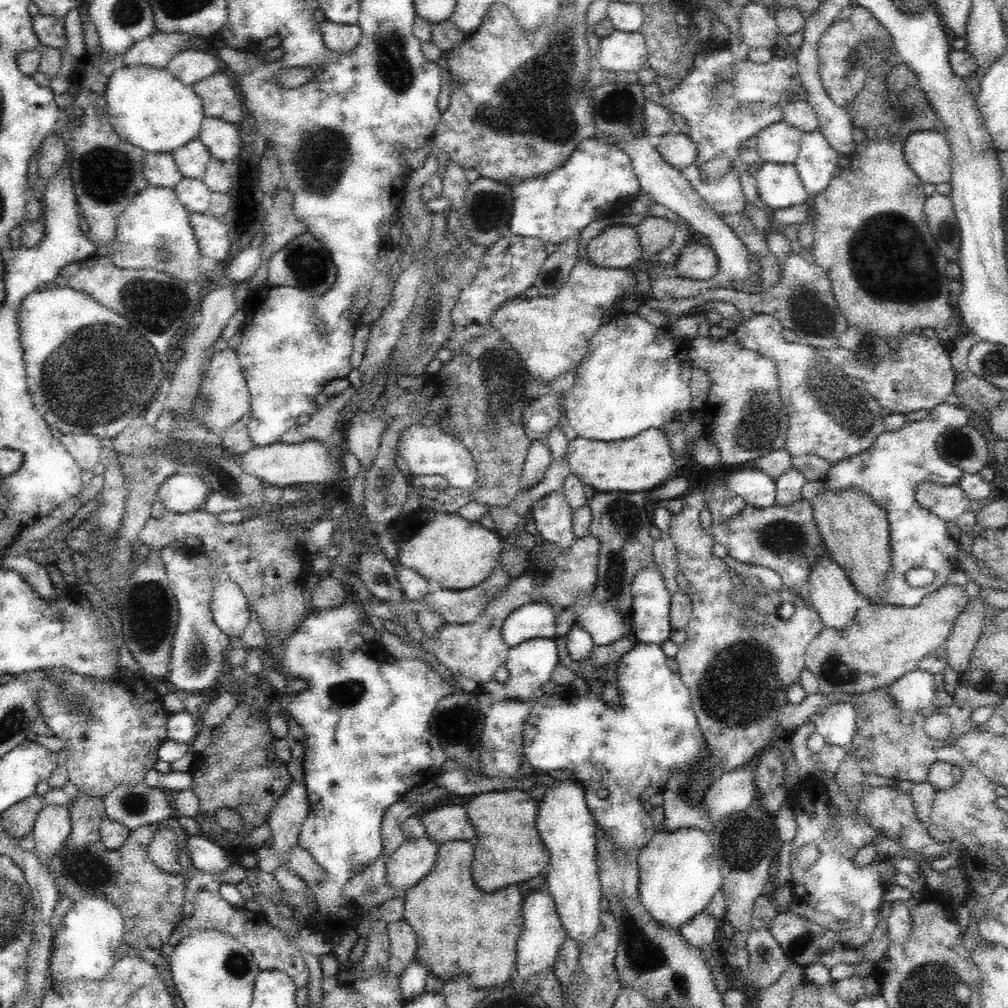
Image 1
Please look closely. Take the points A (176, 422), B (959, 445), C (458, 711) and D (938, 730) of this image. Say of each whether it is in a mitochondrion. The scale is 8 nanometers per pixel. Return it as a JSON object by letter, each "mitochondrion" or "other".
{"A":"mitochondrion","B":"mitochondrion","C":"mitochondrion","D":"other"}

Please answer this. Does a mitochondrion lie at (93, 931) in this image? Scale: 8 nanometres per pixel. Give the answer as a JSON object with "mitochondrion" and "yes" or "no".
{"mitochondrion":"no"}

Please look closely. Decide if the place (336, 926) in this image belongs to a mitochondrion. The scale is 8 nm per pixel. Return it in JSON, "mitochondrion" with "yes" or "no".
{"mitochondrion":"no"}

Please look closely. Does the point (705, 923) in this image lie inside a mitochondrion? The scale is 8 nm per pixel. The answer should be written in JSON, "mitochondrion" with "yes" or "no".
{"mitochondrion":"no"}

